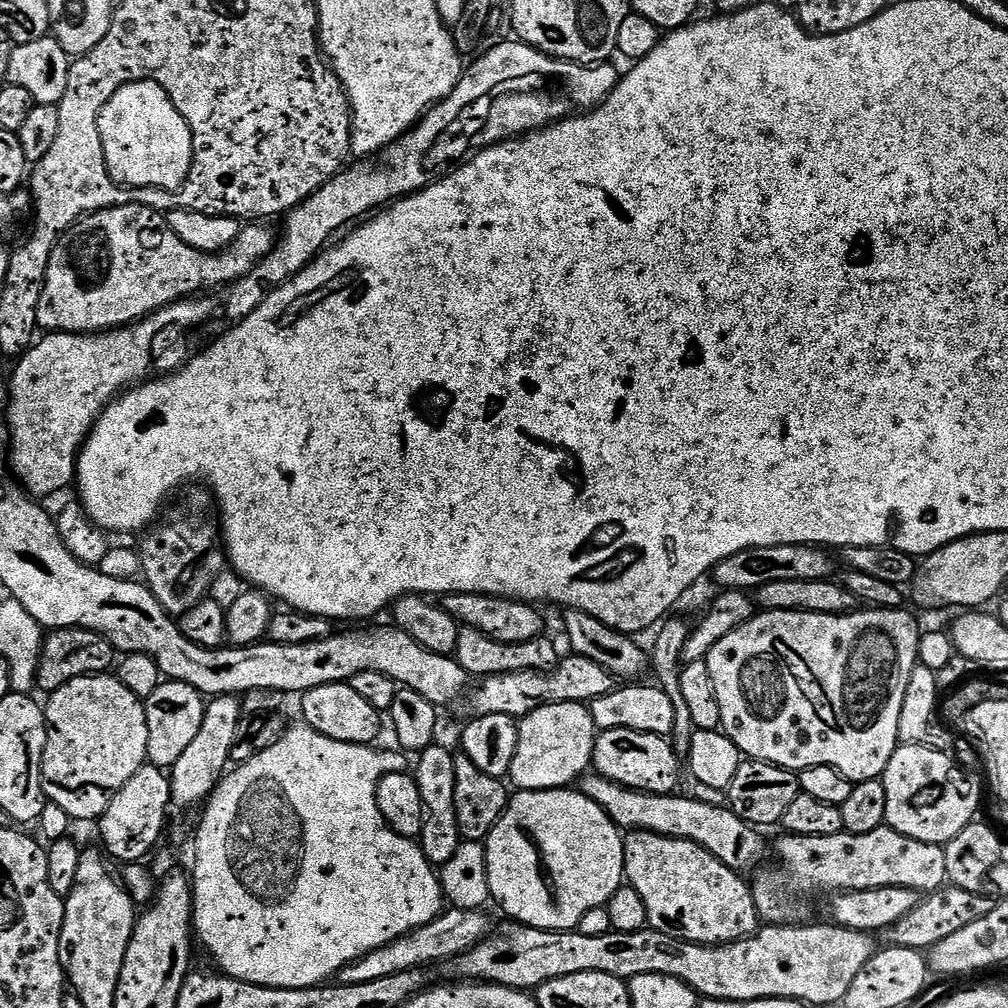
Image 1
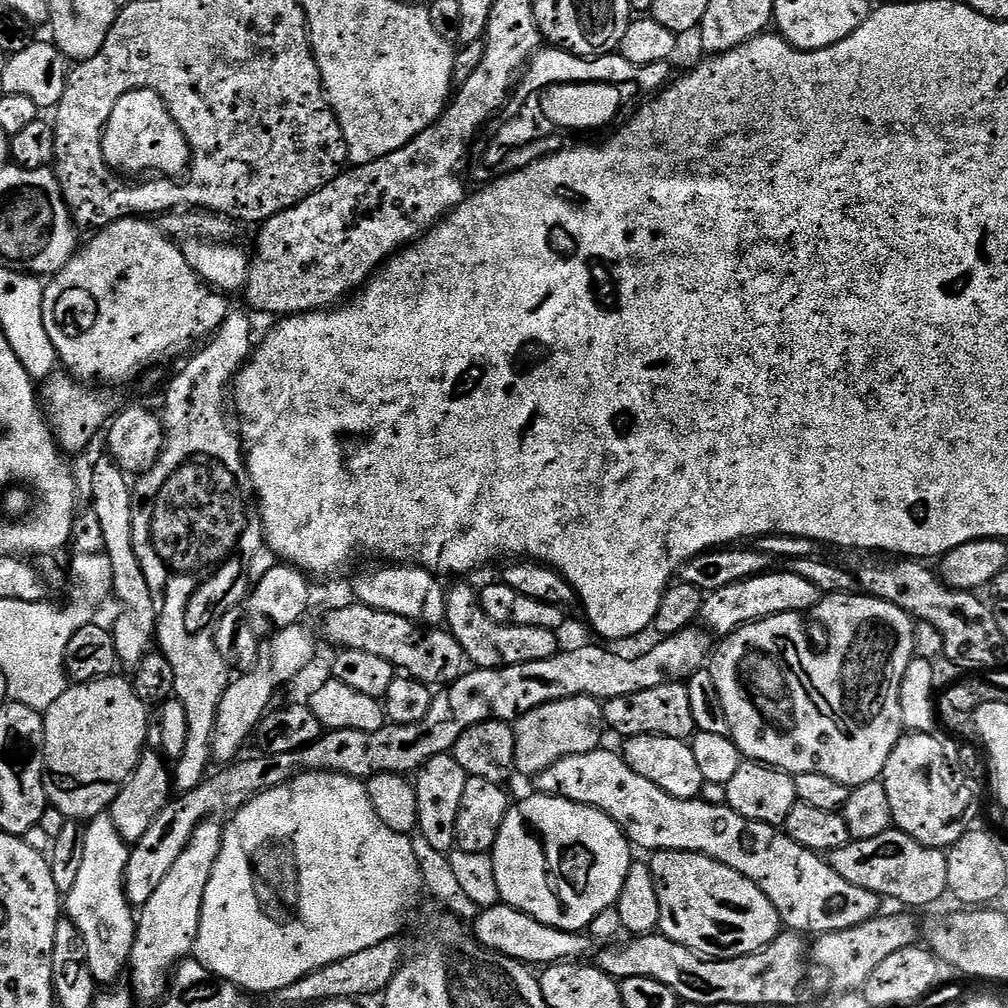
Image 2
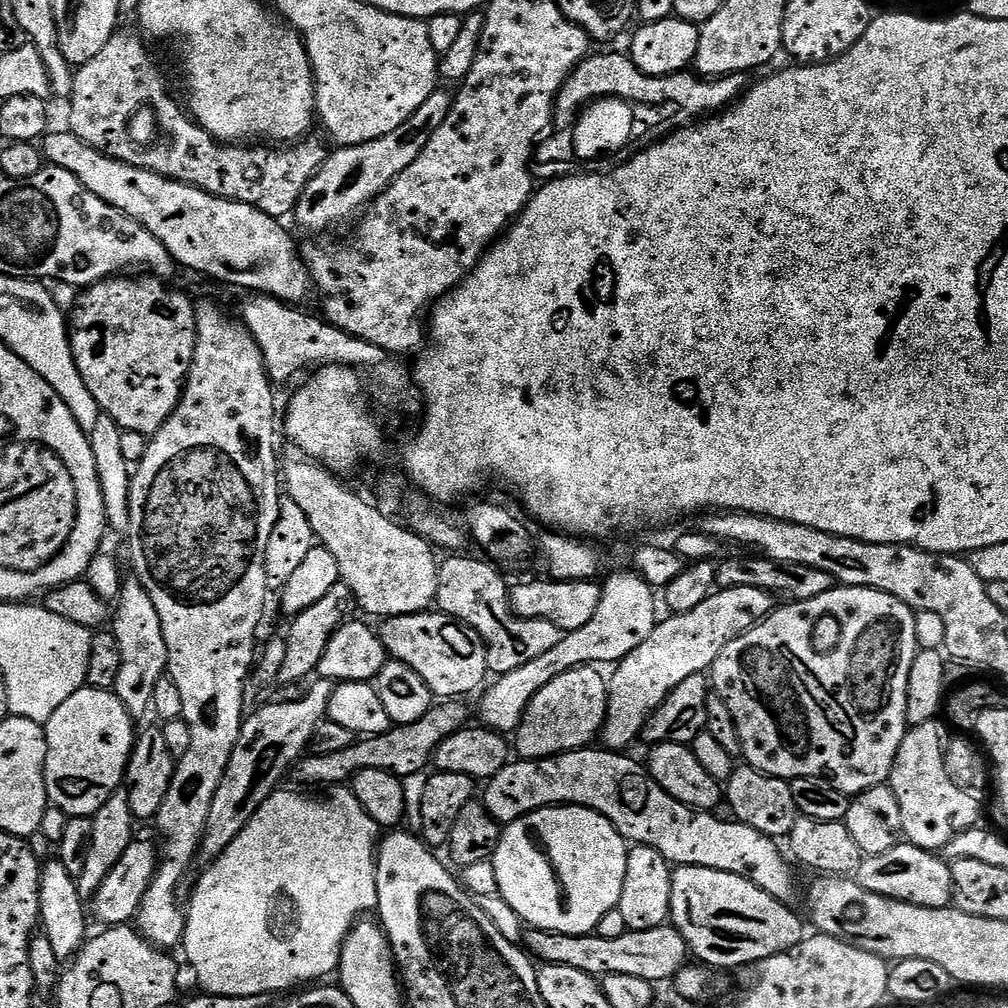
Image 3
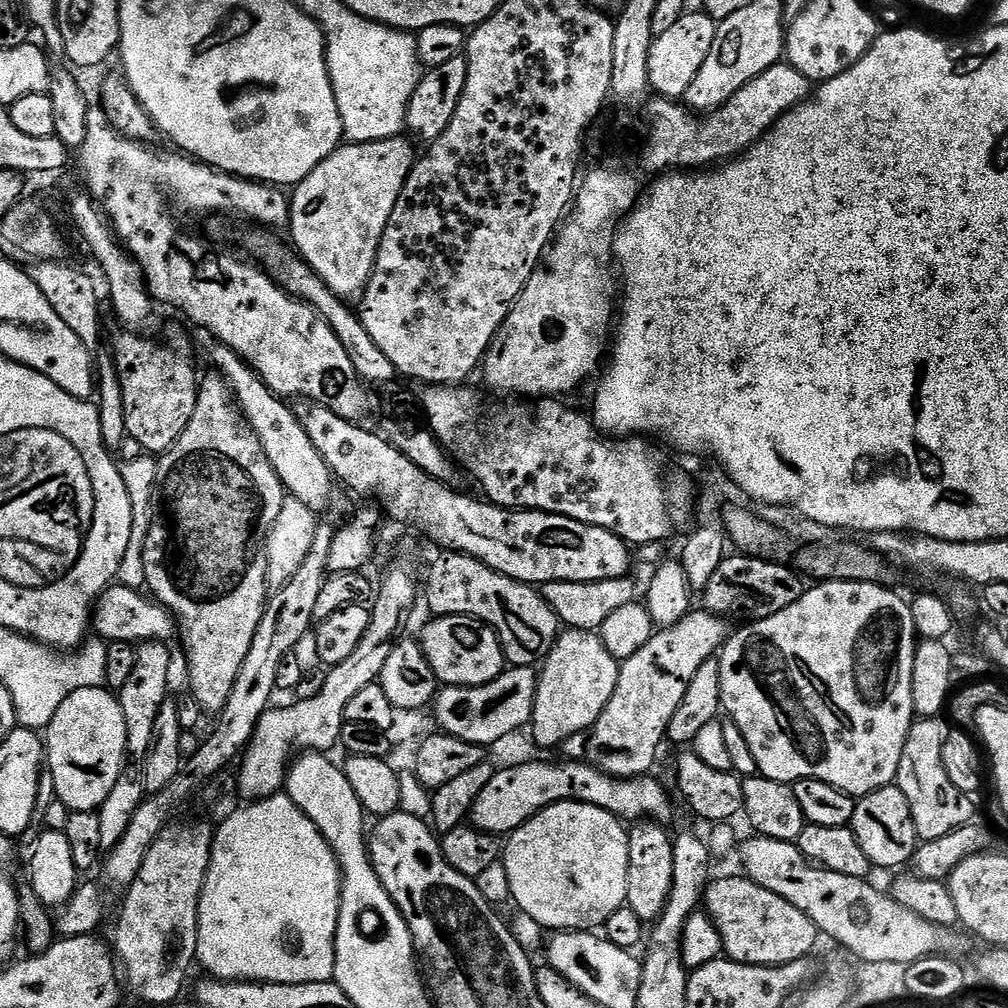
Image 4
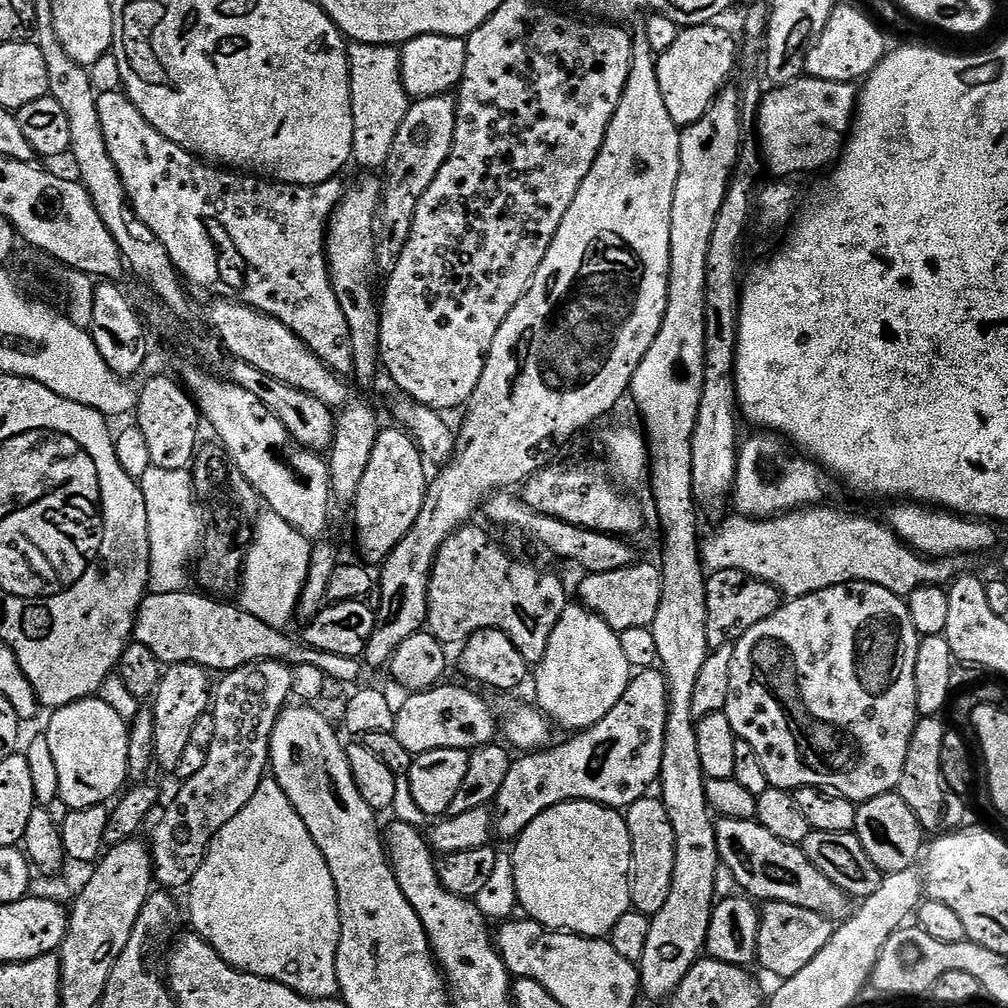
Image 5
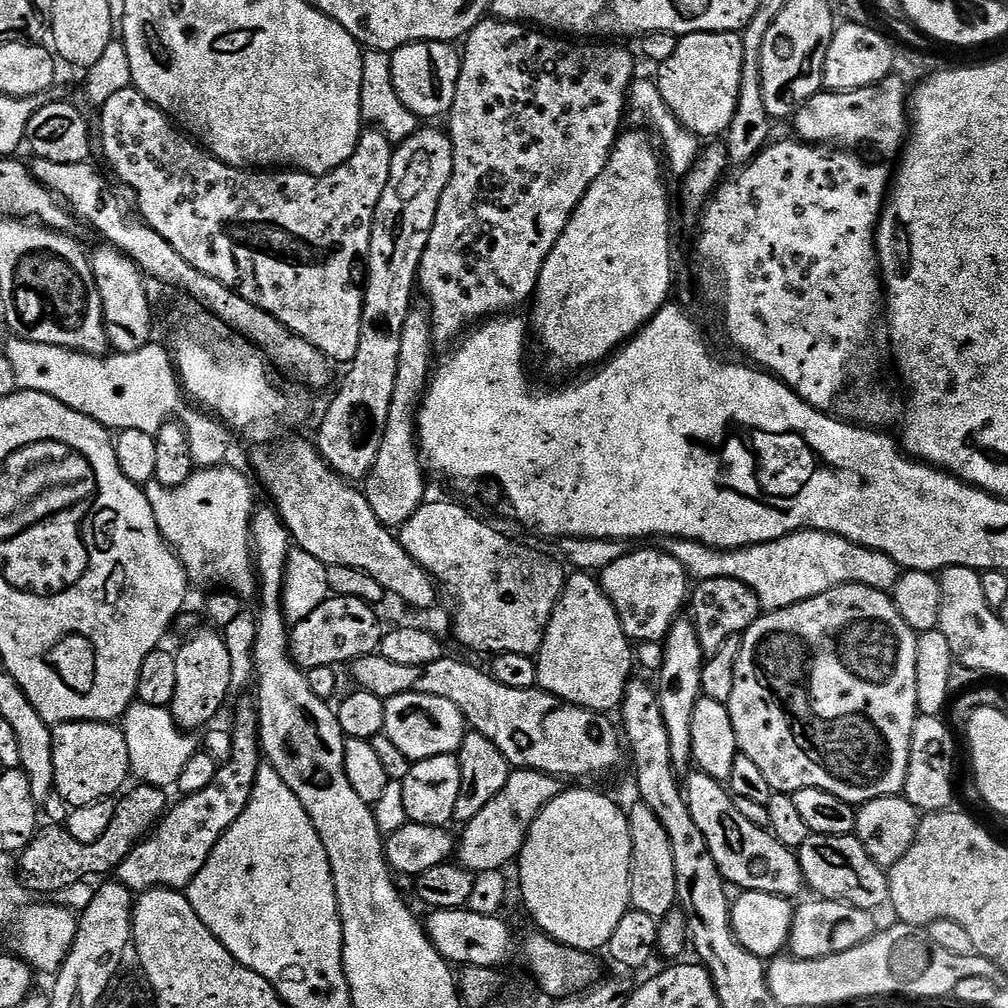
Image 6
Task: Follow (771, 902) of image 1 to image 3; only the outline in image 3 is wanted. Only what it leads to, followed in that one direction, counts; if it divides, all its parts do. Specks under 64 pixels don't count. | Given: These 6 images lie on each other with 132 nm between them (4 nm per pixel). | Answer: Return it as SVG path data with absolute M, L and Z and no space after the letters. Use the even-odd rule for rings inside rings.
M907 842L895 844L883 854L864 856L854 873L856 883L874 894L910 902L914 906L946 908L953 903L952 869L949 861Z

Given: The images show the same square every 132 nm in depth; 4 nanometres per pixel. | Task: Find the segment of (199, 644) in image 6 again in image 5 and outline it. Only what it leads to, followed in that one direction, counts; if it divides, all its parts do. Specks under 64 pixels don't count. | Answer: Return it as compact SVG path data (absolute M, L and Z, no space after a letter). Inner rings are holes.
M170 664L161 671L160 681L150 700L154 718L154 746L152 754L155 767L172 774L186 746L192 742L194 722L210 708L209 673L197 664Z

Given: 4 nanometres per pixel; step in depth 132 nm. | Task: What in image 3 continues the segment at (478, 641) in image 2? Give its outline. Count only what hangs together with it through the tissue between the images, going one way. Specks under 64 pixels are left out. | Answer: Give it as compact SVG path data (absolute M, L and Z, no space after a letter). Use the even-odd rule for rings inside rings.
M452 554L448 561L440 564L440 573L438 574L438 594L436 595L435 607L448 616L453 616L468 624L481 635L488 648L488 670L489 673L502 677L507 672L513 672L519 668L526 668L535 665L543 658L551 657L552 653L562 644L562 633L554 622L549 620L531 620L522 618L512 609L510 599L509 581L504 581L501 569L487 559L471 560L464 554Z

